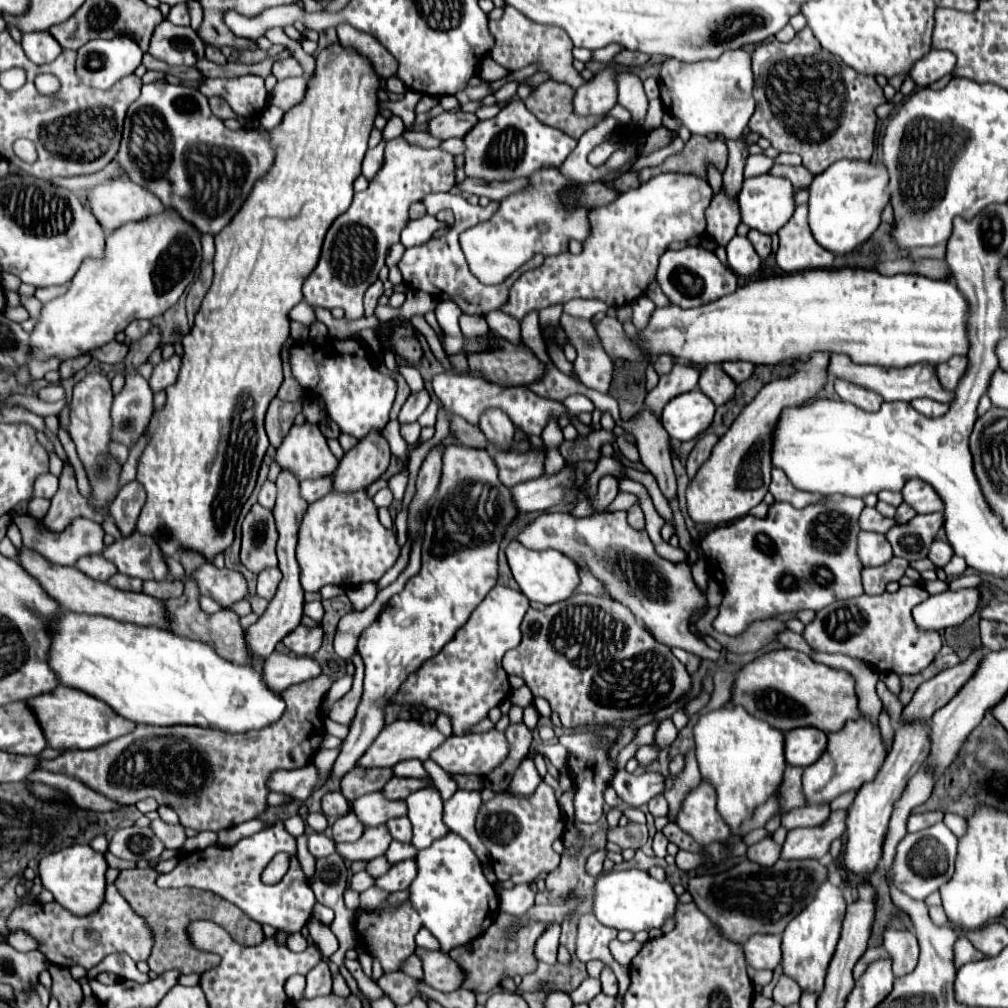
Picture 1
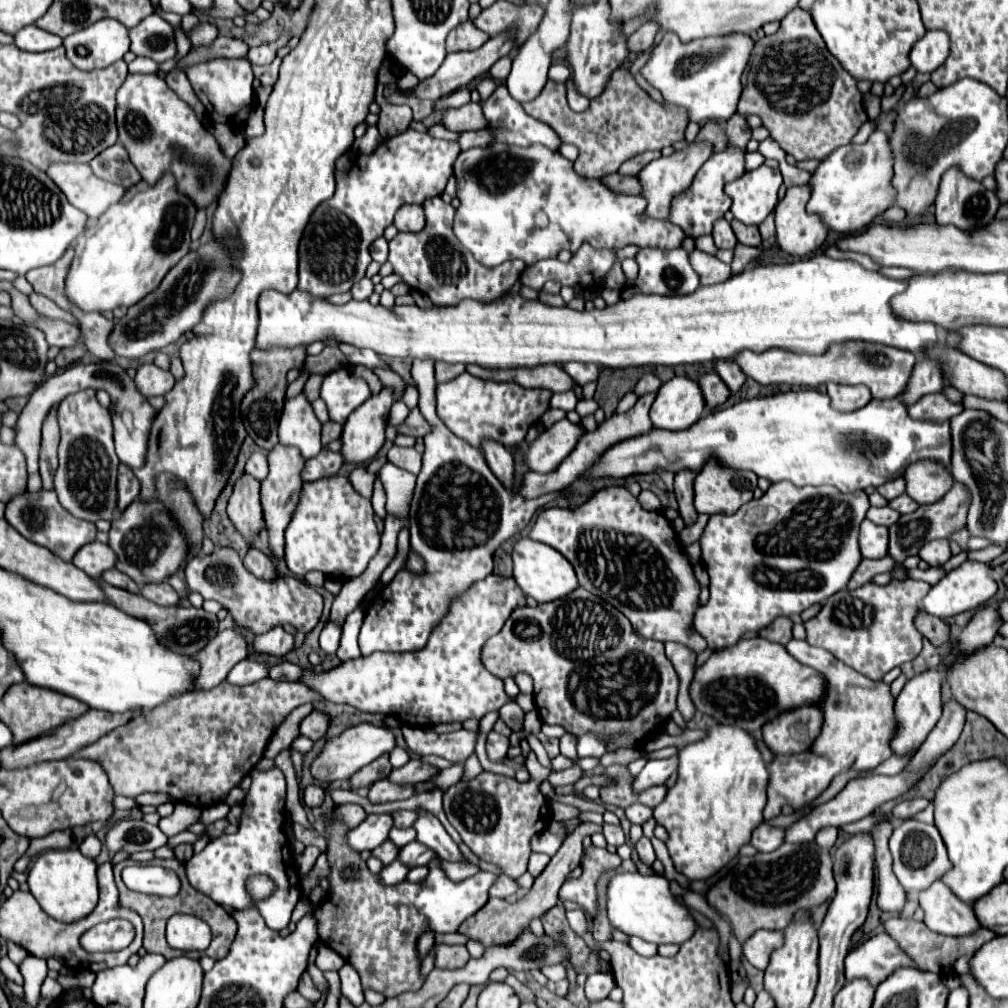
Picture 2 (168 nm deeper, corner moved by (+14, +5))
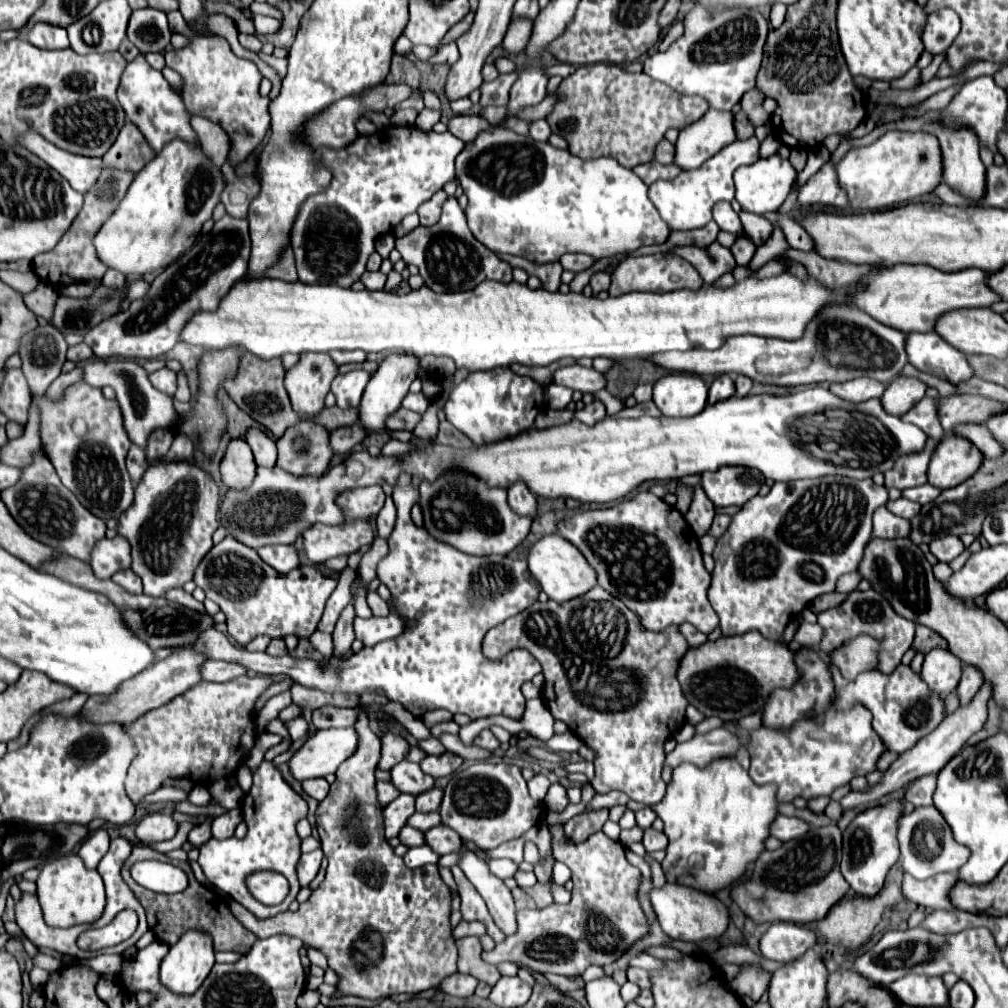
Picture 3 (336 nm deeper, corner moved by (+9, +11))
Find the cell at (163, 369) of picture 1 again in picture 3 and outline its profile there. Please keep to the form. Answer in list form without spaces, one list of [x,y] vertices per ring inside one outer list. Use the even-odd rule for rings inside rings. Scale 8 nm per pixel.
[[[161,368],[161,370],[153,372],[153,374],[149,374],[149,380],[157,390],[161,390],[161,392],[165,392],[169,396],[173,396],[175,390],[177,390],[177,374],[173,370],[169,370],[169,368]]]

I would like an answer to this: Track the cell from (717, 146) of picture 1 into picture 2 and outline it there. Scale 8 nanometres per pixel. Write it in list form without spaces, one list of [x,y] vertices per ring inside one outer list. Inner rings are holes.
[[[706,122],[706,124],[702,124],[702,128],[700,128],[694,142],[710,142],[712,152],[722,152],[726,148],[724,128],[720,124],[716,124],[716,122]]]

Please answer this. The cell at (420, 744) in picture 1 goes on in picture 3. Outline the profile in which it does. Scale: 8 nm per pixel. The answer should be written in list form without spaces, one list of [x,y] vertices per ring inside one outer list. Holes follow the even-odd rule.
[[[333,728],[333,730],[319,730],[315,732],[291,758],[289,758],[289,770],[291,776],[299,782],[307,778],[323,778],[327,774],[337,772],[339,764],[345,762],[357,748],[357,734],[353,728]]]

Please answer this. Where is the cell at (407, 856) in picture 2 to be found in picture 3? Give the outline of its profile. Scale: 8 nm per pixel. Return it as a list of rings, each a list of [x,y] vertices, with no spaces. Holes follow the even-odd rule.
[[[443,824],[427,830],[425,840],[427,840],[427,846],[431,846],[439,856],[449,854],[449,852],[457,852],[463,846],[461,836],[455,830],[451,830],[449,826],[443,826]]]

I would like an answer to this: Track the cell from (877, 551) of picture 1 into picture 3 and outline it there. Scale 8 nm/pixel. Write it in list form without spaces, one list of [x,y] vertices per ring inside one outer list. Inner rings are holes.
[[[879,506],[877,512],[873,514],[873,536],[901,538],[901,536],[909,536],[909,530],[911,530],[909,520],[895,516],[885,506]]]

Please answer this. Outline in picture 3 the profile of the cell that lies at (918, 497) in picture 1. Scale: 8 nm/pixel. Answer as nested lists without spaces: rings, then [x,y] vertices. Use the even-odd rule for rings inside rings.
[[[945,436],[929,462],[929,482],[941,490],[953,488],[973,476],[983,462],[983,454],[963,436]]]

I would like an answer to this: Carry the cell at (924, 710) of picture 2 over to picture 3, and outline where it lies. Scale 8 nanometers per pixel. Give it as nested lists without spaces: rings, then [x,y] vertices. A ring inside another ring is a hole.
[[[933,648],[923,662],[921,678],[937,692],[947,694],[957,688],[963,662],[945,648]]]

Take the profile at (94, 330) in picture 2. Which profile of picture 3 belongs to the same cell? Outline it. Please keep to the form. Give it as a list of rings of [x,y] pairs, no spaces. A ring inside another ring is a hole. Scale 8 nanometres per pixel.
[[[103,166],[101,176],[85,194],[85,204],[83,204],[79,216],[73,220],[73,224],[63,234],[63,238],[57,242],[57,248],[33,258],[35,274],[43,282],[49,282],[53,286],[69,286],[69,284],[77,284],[77,282],[87,282],[87,280],[95,278],[95,274],[107,272],[107,266],[97,256],[97,250],[93,246],[93,238],[99,232],[99,228],[103,226],[103,222],[117,210],[119,202],[125,198],[125,192],[131,186],[133,178],[135,178],[135,174],[129,170],[117,170],[117,168]]]

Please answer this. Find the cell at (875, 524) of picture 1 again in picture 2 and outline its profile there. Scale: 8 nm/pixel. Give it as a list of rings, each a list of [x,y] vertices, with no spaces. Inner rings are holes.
[[[884,506],[884,508],[868,508],[866,518],[880,526],[892,526],[892,522],[896,522],[900,518],[900,514],[896,514],[896,510],[892,510],[892,508]]]

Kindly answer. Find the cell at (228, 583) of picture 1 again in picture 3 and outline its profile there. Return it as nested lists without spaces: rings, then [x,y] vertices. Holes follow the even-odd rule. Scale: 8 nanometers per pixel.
[[[225,536],[225,540],[207,552],[195,572],[193,582],[209,600],[219,604],[221,612],[227,616],[229,634],[241,646],[259,634],[267,634],[271,638],[285,638],[289,634],[309,638],[317,630],[327,598],[337,588],[335,578],[325,576],[317,566],[309,564],[287,574],[279,574],[265,564],[253,548],[233,540],[231,536]]]

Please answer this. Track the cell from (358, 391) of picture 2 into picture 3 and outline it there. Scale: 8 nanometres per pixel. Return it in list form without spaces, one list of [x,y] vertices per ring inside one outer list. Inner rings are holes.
[[[353,370],[349,374],[339,374],[331,384],[331,392],[337,398],[337,406],[339,408],[359,406],[369,378],[371,374],[367,370]]]

